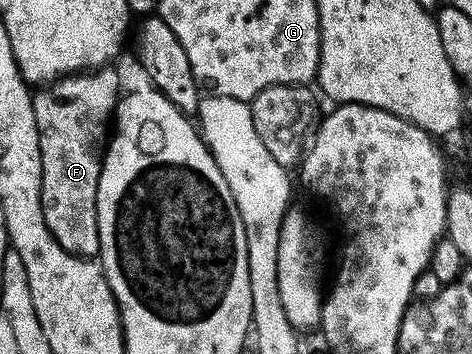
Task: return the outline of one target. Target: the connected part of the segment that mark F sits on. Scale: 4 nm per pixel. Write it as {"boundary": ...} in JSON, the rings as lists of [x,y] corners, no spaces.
{"boundary":[[[106,65],[100,69],[90,69],[84,73],[66,75],[60,79],[52,80],[48,85],[40,88],[41,92],[33,95],[33,108],[35,109],[35,125],[39,129],[39,153],[41,154],[41,204],[43,205],[43,221],[47,221],[47,229],[73,255],[93,257],[101,250],[99,245],[99,221],[97,220],[97,190],[99,189],[99,177],[101,176],[101,161],[105,158],[107,150],[107,136],[111,131],[111,120],[114,118],[119,102],[117,90],[121,87],[121,79],[112,71],[112,66]]]}

